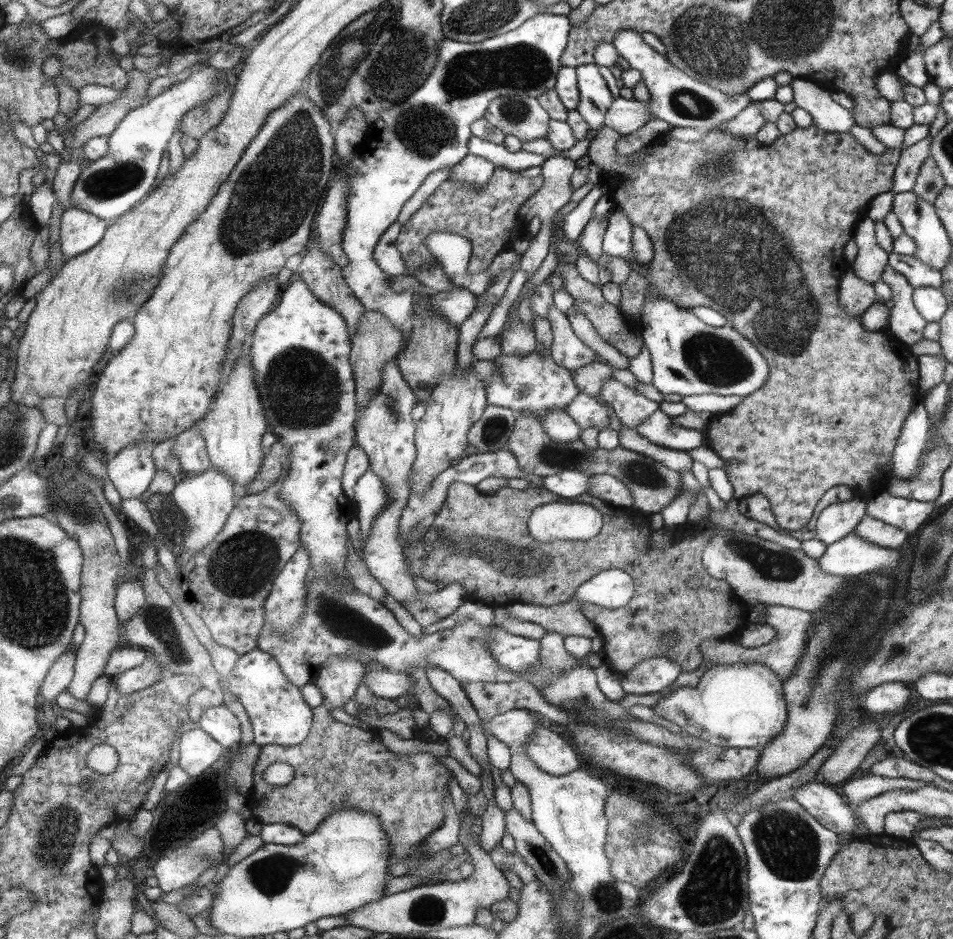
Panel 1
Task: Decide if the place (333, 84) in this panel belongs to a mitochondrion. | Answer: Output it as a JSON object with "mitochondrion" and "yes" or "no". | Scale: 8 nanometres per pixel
{"mitochondrion":"yes"}

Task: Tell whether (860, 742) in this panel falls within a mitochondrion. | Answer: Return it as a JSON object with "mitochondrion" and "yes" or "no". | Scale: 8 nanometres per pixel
{"mitochondrion":"no"}

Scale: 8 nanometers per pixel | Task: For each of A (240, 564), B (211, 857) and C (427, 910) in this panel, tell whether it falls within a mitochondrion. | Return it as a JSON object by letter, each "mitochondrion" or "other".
{"A":"mitochondrion","B":"mitochondrion","C":"mitochondrion"}

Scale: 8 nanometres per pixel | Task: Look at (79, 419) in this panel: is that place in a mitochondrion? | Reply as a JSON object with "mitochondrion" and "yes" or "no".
{"mitochondrion":"no"}

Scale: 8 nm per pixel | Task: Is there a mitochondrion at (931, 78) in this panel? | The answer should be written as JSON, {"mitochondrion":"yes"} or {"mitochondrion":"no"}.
{"mitochondrion":"no"}

